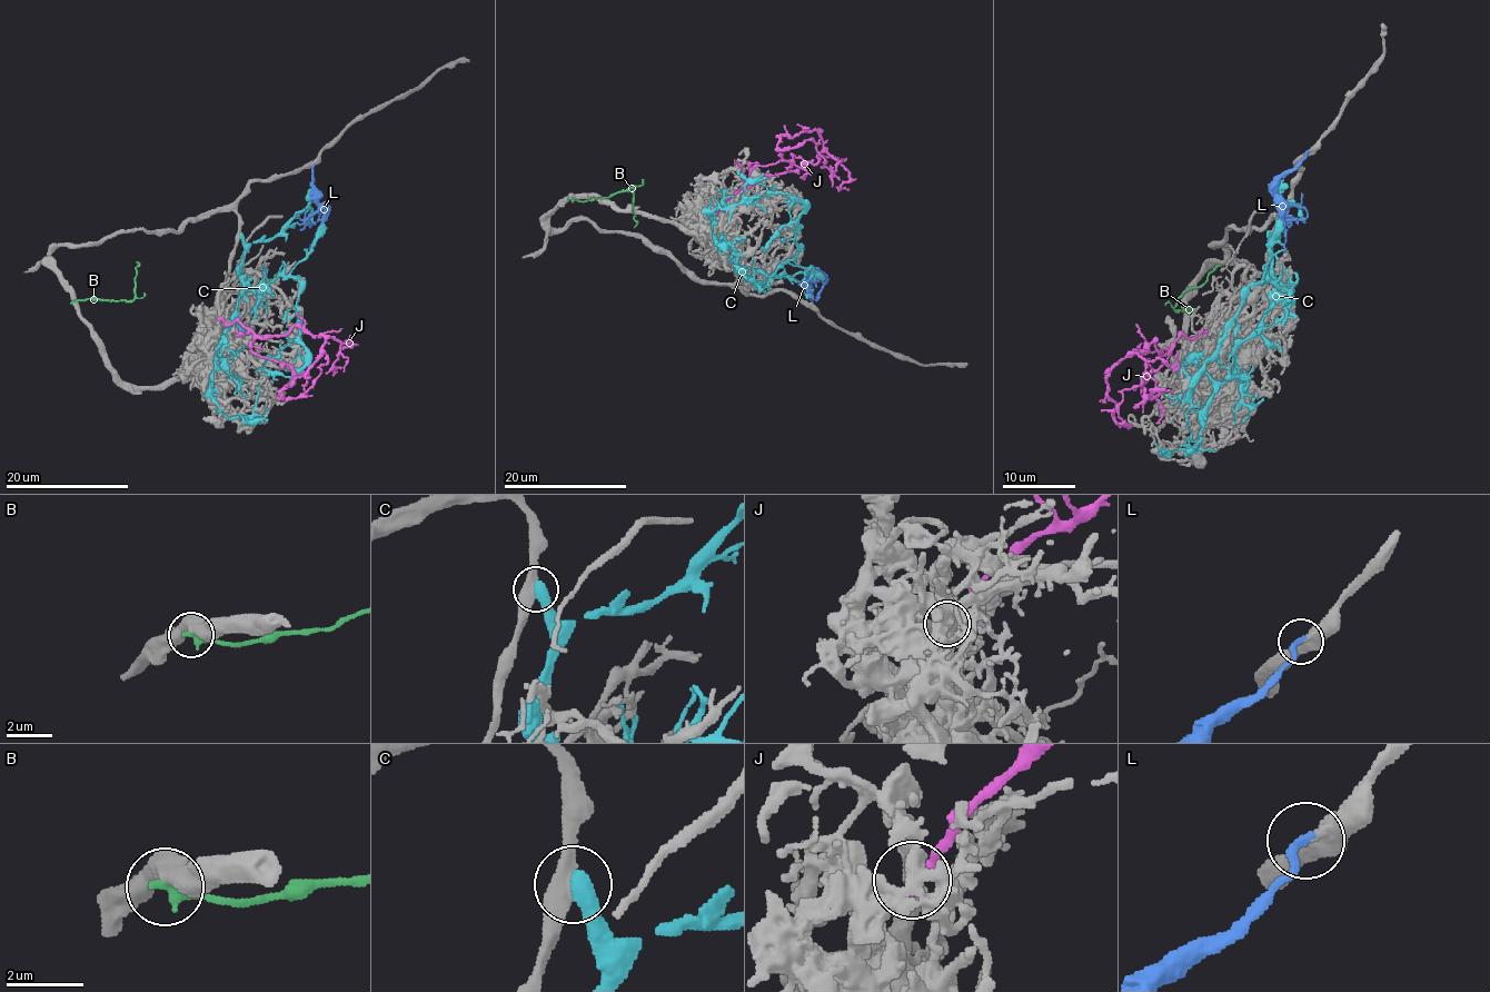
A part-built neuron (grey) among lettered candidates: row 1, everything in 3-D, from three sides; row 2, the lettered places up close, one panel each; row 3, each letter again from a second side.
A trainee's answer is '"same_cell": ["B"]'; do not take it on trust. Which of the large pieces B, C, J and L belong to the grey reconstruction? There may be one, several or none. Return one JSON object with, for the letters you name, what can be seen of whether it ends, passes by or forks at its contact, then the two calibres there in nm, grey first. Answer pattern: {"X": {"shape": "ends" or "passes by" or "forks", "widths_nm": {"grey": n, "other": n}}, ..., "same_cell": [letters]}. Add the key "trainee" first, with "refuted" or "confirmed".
{"trainee": "refuted", "L": {"shape": "ends", "widths_nm": {"grey": 280, "other": 280}}, "same_cell": ["L"]}

